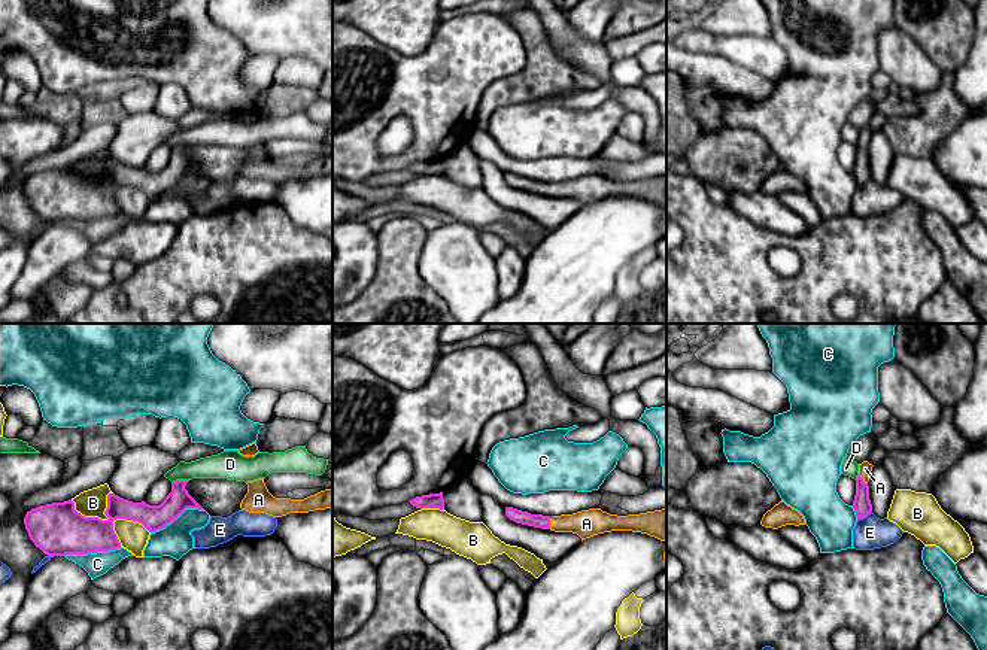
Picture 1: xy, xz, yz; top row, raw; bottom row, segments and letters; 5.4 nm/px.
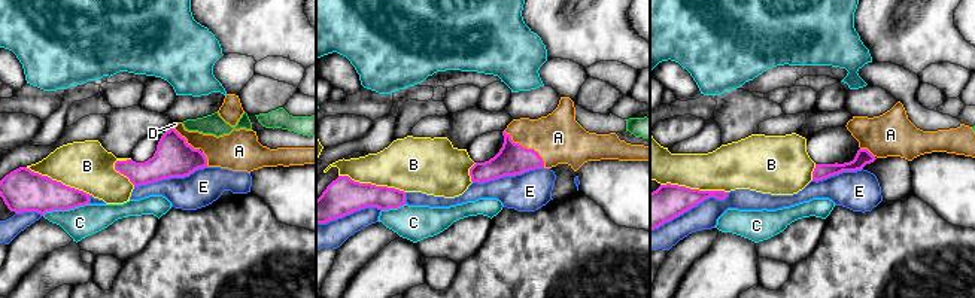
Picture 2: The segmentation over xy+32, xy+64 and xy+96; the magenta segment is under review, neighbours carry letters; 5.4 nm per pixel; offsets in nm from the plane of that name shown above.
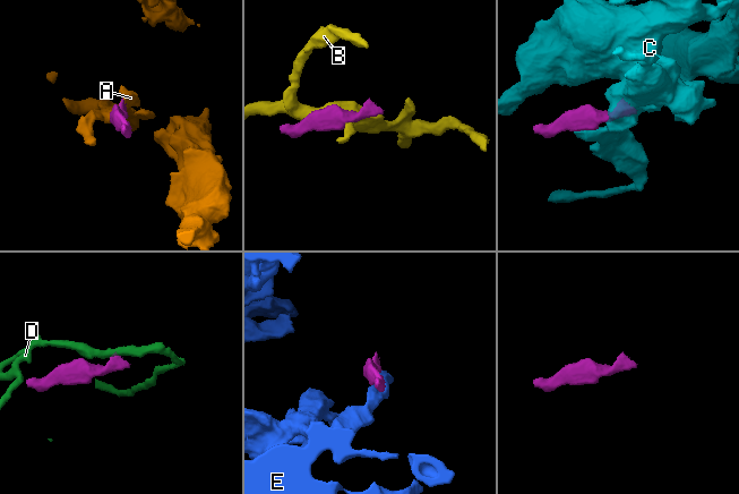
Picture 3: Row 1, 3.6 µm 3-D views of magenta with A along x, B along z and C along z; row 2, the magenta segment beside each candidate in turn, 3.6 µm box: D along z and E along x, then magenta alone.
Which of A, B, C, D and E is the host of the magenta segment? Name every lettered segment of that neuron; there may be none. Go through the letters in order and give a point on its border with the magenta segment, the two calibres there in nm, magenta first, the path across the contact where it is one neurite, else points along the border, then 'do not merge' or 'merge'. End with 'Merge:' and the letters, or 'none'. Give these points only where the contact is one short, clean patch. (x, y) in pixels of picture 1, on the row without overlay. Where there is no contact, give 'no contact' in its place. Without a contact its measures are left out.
A: xz (549, 190) | 80/150 nm | across xz (537, 187), (549, 190), (586, 190) | merge
B: xy (88, 184) | 280/160 nm | do not merge
C: xy (93, 218) | 280/130 nm | do not merge
D: xy (179, 146) | 140/140 nm | along xy (188, 145), (176, 145), (172, 149) | do not merge
E: yz (863, 182) | 100/180 nm | do not merge
Merge: A

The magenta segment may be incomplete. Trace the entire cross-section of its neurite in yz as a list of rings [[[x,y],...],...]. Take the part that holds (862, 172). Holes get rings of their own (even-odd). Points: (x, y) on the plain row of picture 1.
[[[863,127],[859,130],[859,142],[856,145],[856,161],[853,167],[853,174],[856,177],[857,185],[866,183],[869,179],[872,179],[872,170],[869,165],[869,140],[872,137],[872,130],[868,127]]]

